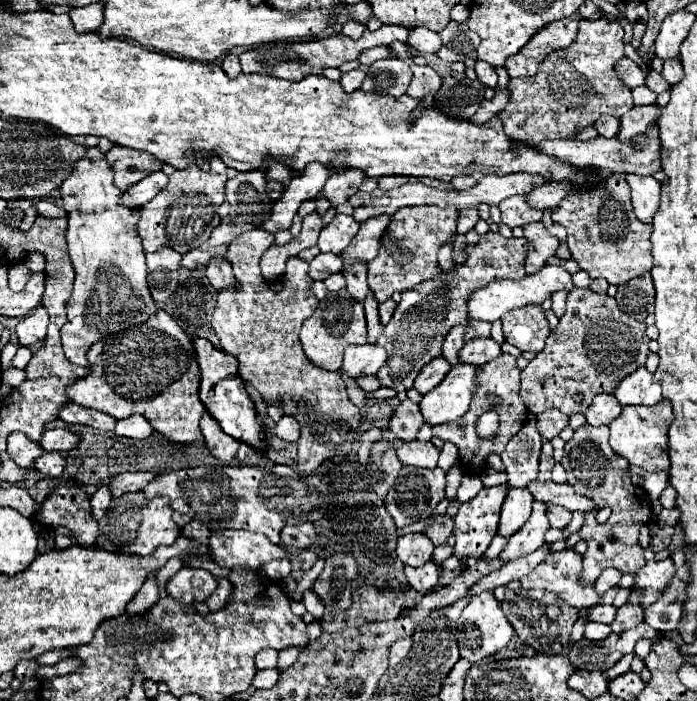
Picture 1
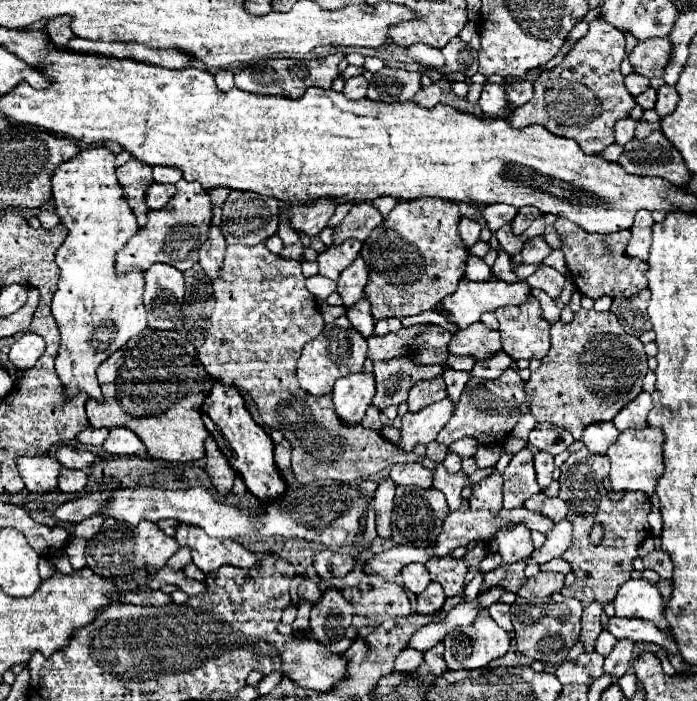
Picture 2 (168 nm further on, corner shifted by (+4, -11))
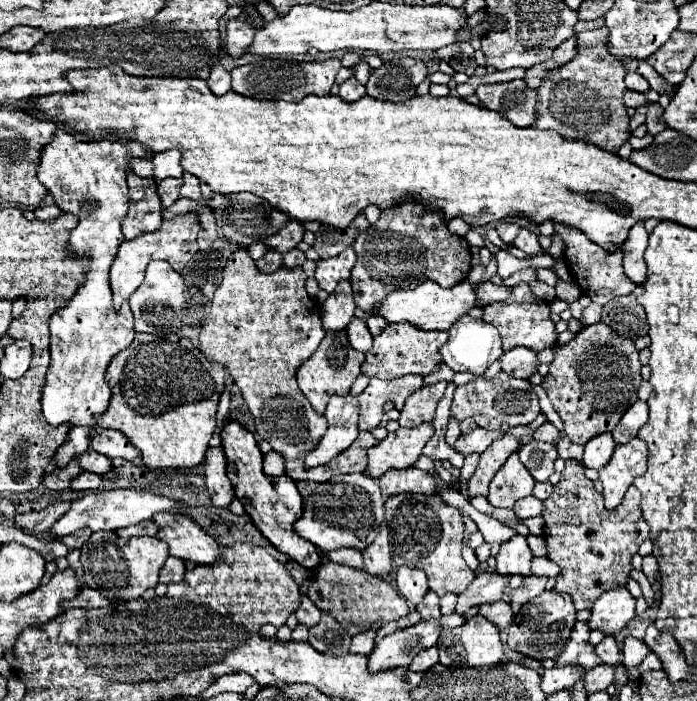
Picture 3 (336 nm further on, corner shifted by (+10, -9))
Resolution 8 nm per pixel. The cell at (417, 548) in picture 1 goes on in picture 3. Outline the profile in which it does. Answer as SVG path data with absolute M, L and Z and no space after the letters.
M399 568L395 574L395 584L397 590L411 602L417 604L429 590L427 586L427 576L419 568Z

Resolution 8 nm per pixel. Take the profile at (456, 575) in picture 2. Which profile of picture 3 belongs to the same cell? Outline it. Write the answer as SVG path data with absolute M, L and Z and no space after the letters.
M397 494L385 500L385 522L389 526L389 542L393 542L393 562L397 566L421 568L427 574L429 588L443 596L447 592L461 594L475 578L473 570L461 556L463 520L459 510L441 500L439 494Z

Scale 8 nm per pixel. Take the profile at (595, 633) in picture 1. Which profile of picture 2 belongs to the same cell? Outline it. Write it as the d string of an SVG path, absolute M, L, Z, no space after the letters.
M603 630L603 632L599 634L597 642L595 642L595 652L599 652L601 656L609 656L615 644L617 644L617 638L615 638L615 636L611 636L611 632Z

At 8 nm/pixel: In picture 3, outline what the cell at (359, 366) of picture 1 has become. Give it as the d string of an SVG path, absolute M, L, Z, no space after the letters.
M333 394L327 404L325 418L329 422L329 428L327 428L325 436L321 438L321 442L317 444L317 448L307 454L305 464L309 464L309 466L319 466L323 462L329 462L341 450L347 450L351 446L351 442L357 438L357 434L359 434L359 428L357 428L359 400L357 400L357 396Z

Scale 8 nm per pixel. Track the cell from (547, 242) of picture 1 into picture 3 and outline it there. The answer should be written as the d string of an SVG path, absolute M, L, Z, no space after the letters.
M521 228L521 232L517 234L517 238L515 238L515 242L513 242L519 250L523 250L525 254L539 254L543 248L541 248L541 244L539 244L539 238L537 238L537 234L533 234L531 230L525 230L525 228Z

